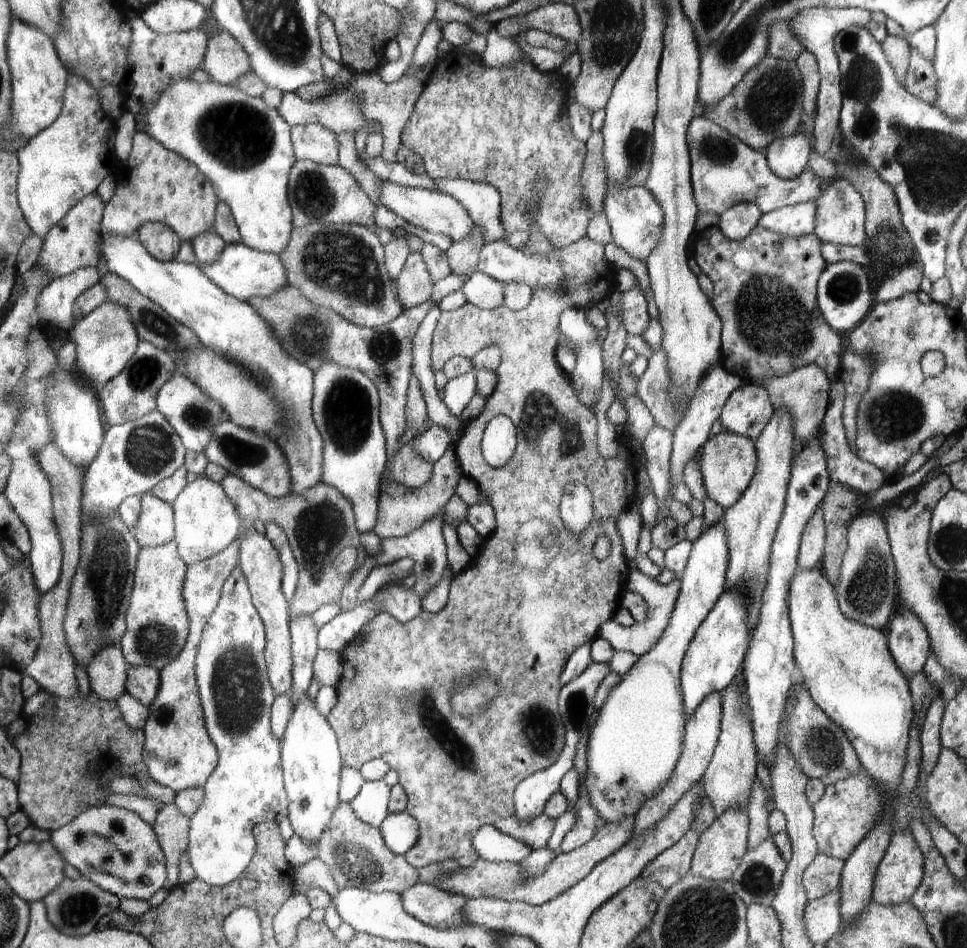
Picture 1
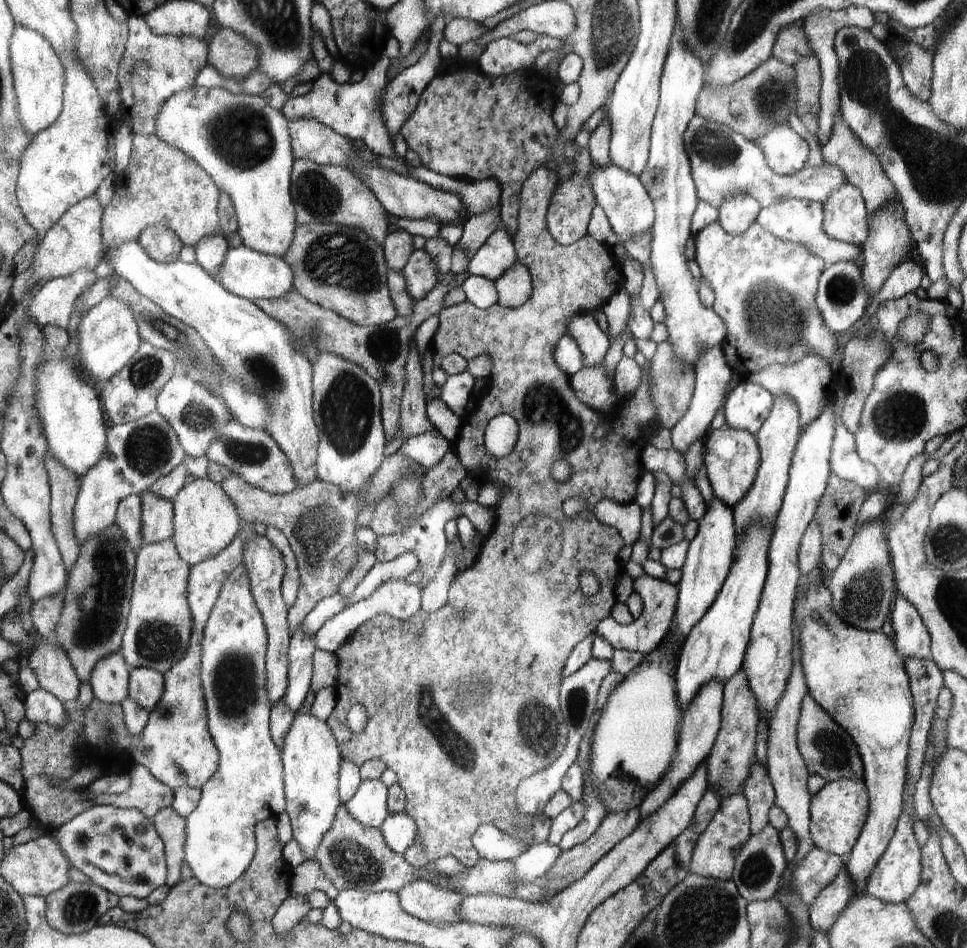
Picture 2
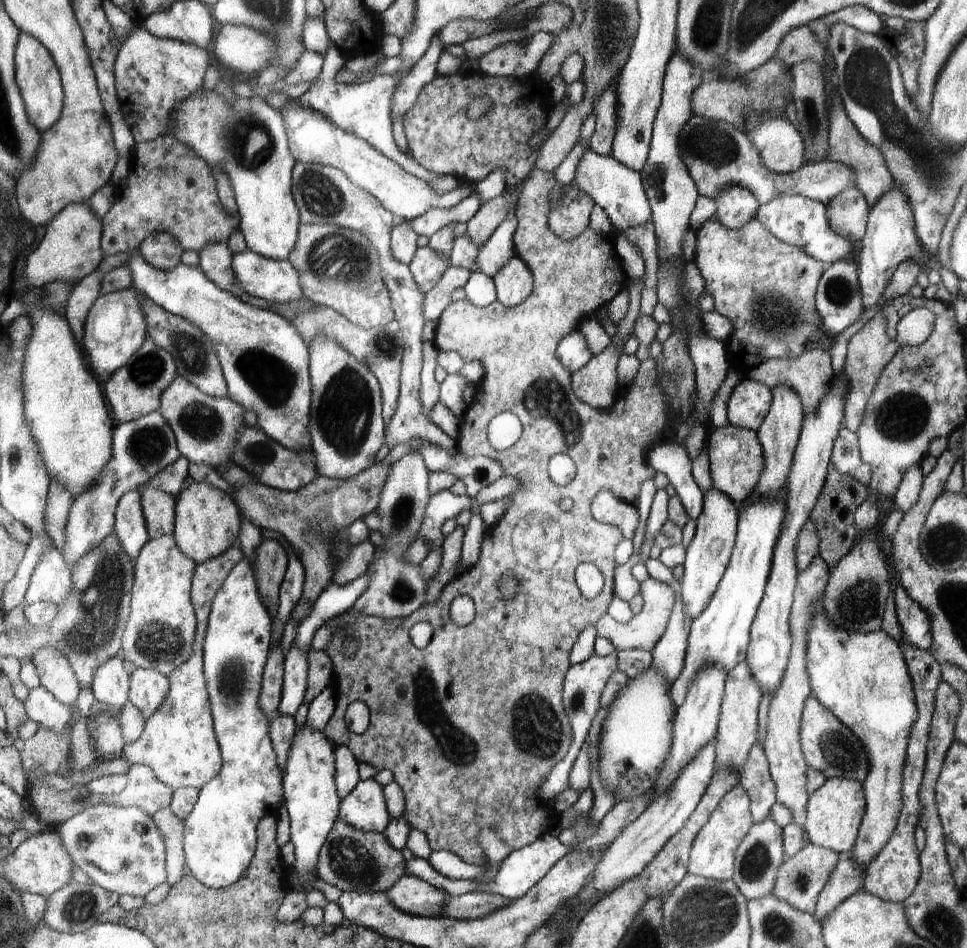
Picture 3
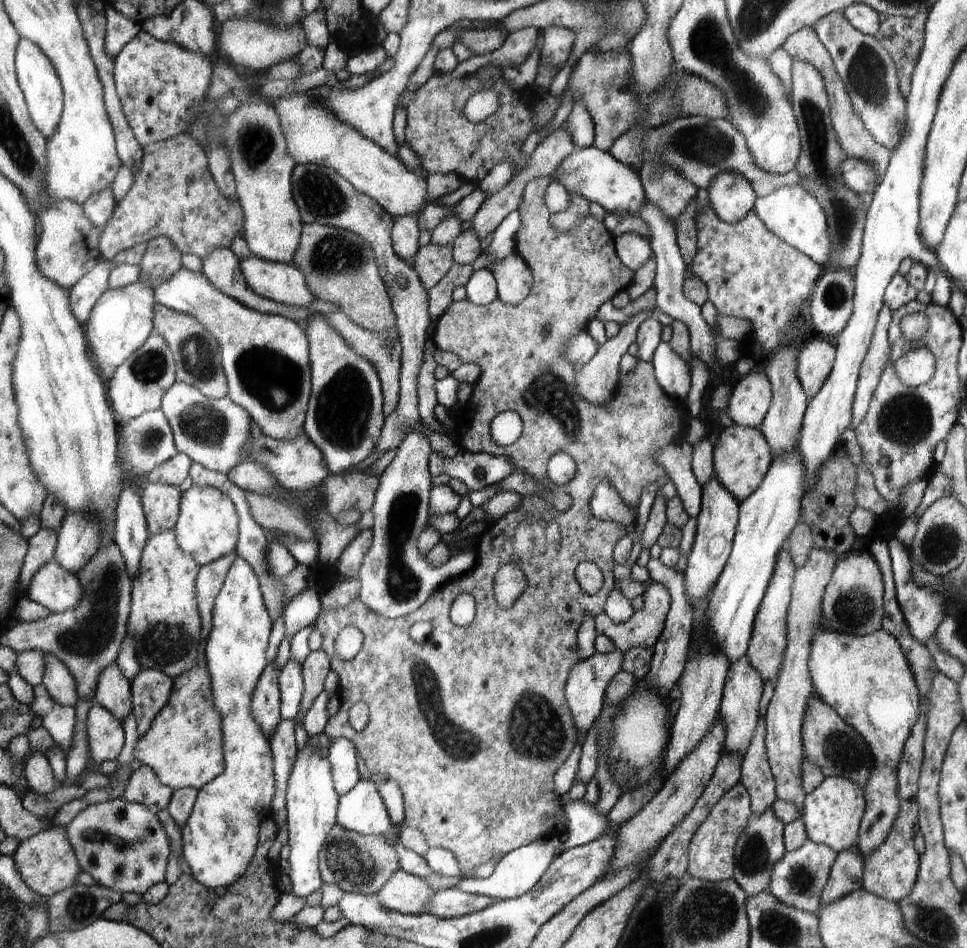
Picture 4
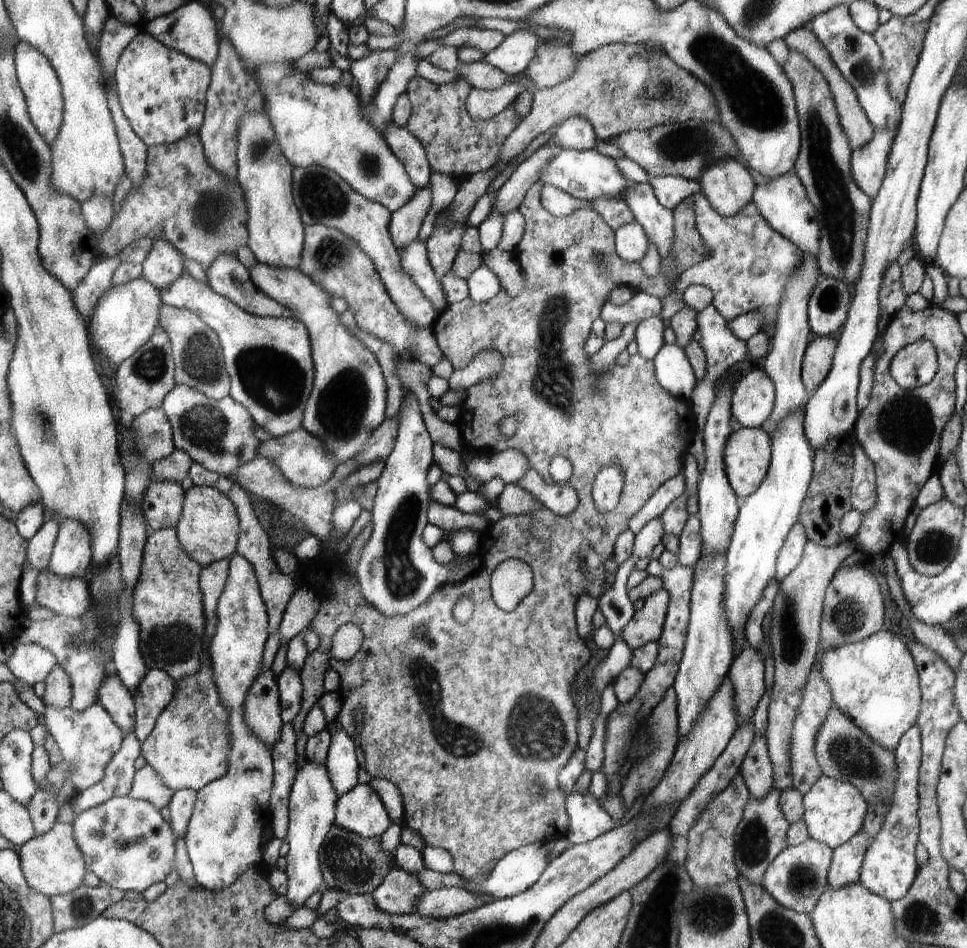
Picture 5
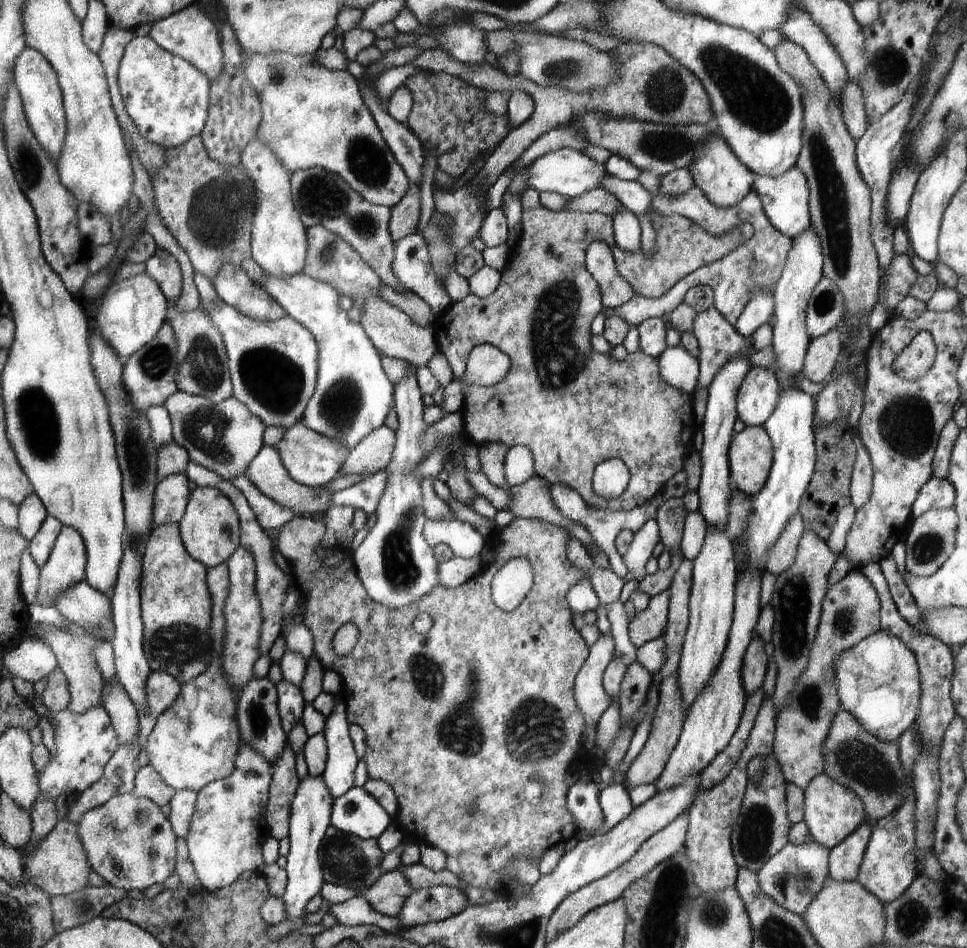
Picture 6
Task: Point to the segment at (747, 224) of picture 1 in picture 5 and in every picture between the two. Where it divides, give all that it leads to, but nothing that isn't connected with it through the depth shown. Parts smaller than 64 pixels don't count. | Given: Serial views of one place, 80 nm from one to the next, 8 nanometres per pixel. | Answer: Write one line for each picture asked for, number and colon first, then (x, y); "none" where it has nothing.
2: (736, 215)
3: (736, 206)
4: (731, 196)
5: (729, 186)

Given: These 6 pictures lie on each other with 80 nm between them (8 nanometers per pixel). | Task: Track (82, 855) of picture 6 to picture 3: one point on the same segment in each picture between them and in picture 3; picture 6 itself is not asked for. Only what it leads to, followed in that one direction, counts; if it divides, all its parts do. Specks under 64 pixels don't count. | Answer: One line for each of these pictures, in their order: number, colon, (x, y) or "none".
3: (41, 865)
4: (47, 863)
5: (52, 863)

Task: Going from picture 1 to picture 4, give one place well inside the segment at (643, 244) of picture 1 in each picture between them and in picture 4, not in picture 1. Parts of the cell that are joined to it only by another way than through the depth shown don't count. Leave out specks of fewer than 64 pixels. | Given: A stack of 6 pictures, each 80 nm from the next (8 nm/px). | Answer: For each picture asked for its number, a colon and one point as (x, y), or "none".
2: (624, 198)
3: (618, 190)
4: (596, 175)

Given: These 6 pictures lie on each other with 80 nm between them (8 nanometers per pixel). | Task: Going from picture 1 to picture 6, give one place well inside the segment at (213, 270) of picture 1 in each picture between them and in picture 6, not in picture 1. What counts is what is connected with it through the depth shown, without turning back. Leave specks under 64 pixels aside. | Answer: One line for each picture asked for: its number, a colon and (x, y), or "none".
2: (248, 273)
3: (275, 281)
4: (283, 283)
5: (347, 405)
6: (353, 396)

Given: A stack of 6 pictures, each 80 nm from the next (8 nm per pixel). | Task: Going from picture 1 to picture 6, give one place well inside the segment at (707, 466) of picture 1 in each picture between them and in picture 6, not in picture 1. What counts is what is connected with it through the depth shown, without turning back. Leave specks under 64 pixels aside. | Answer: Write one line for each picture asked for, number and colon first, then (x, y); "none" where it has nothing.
2: (732, 458)
3: (736, 459)
4: (742, 456)
5: (747, 452)
6: (751, 453)

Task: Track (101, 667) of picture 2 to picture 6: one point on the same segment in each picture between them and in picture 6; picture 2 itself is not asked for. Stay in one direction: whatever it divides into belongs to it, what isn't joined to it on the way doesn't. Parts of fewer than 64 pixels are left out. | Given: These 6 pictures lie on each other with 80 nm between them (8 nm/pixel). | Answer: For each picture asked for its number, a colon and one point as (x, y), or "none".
3: (111, 686)
4: (114, 691)
5: (114, 695)
6: (123, 714)

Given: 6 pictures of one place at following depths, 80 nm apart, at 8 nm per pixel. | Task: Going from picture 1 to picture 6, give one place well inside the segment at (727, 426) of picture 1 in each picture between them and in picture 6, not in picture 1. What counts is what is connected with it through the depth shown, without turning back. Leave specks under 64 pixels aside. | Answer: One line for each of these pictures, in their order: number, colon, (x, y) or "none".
2: (747, 406)
3: (750, 401)
4: (751, 398)
5: (752, 399)
6: (758, 396)

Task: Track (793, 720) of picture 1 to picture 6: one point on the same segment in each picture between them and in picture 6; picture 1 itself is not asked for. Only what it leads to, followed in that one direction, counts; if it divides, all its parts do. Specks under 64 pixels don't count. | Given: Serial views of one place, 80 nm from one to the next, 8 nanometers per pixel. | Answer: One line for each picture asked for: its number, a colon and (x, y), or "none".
2: (828, 750)
3: (828, 746)
4: (831, 744)
5: (844, 752)
6: (871, 768)

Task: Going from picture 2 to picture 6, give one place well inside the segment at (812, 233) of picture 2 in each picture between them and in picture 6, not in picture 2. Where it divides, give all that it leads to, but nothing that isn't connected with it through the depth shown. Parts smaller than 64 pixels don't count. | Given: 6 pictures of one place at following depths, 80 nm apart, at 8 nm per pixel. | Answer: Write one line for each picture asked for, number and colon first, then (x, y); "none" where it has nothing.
3: (802, 222)
4: (795, 216)
5: (783, 202)
6: (785, 198)

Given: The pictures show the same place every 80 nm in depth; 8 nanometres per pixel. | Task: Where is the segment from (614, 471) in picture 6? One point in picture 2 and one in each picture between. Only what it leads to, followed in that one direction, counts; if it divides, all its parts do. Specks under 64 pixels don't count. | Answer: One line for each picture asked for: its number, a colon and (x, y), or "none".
2: (625, 517)
3: (606, 508)
4: (606, 504)
5: (608, 485)

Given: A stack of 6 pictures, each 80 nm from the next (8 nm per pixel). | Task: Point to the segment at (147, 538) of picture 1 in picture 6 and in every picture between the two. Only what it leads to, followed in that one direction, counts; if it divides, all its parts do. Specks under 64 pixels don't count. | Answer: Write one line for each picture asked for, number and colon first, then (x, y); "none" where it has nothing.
2: (157, 514)
3: (158, 507)
4: (161, 503)
5: (162, 508)
6: (172, 495)

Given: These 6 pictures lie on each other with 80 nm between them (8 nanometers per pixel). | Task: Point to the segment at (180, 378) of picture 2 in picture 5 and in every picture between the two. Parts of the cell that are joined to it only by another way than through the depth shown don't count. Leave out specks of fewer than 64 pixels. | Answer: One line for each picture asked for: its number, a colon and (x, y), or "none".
3: (206, 427)
4: (215, 433)
5: (219, 434)

